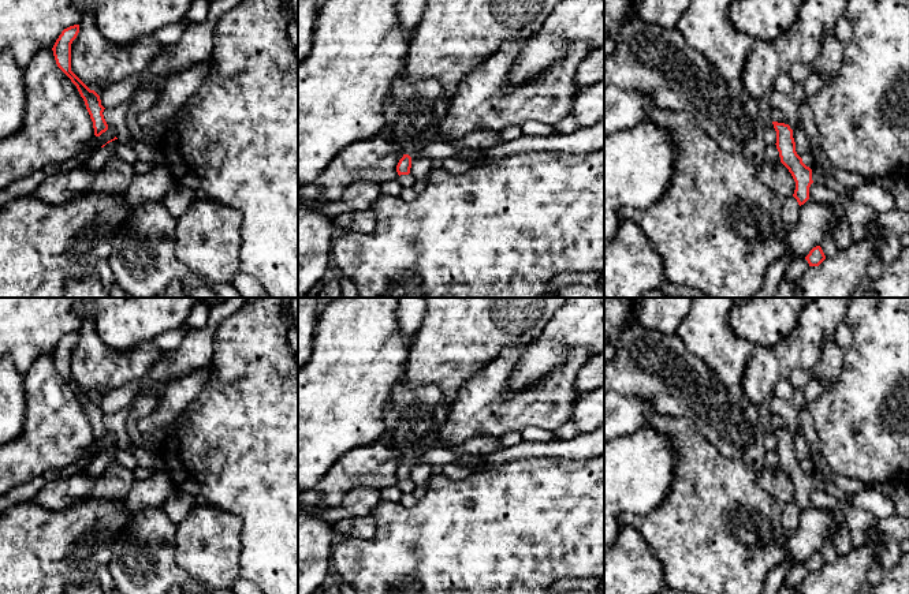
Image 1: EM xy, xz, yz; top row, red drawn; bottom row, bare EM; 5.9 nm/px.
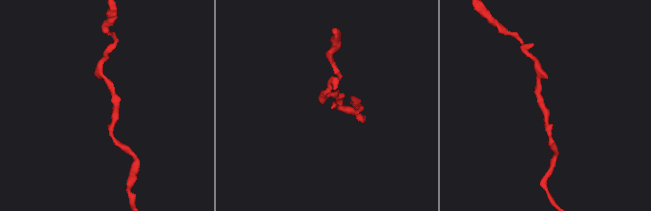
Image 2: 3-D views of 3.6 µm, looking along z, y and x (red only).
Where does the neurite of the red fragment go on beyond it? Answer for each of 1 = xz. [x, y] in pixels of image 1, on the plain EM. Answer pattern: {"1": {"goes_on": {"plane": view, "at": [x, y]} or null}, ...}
{"1": {"goes_on": null}}

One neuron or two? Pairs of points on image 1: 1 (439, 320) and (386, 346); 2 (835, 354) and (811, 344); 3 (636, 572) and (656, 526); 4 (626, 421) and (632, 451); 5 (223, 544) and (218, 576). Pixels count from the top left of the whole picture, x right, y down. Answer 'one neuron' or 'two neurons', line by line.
1: two neurons
2: two neurons
3: two neurons
4: two neurons
5: one neuron

